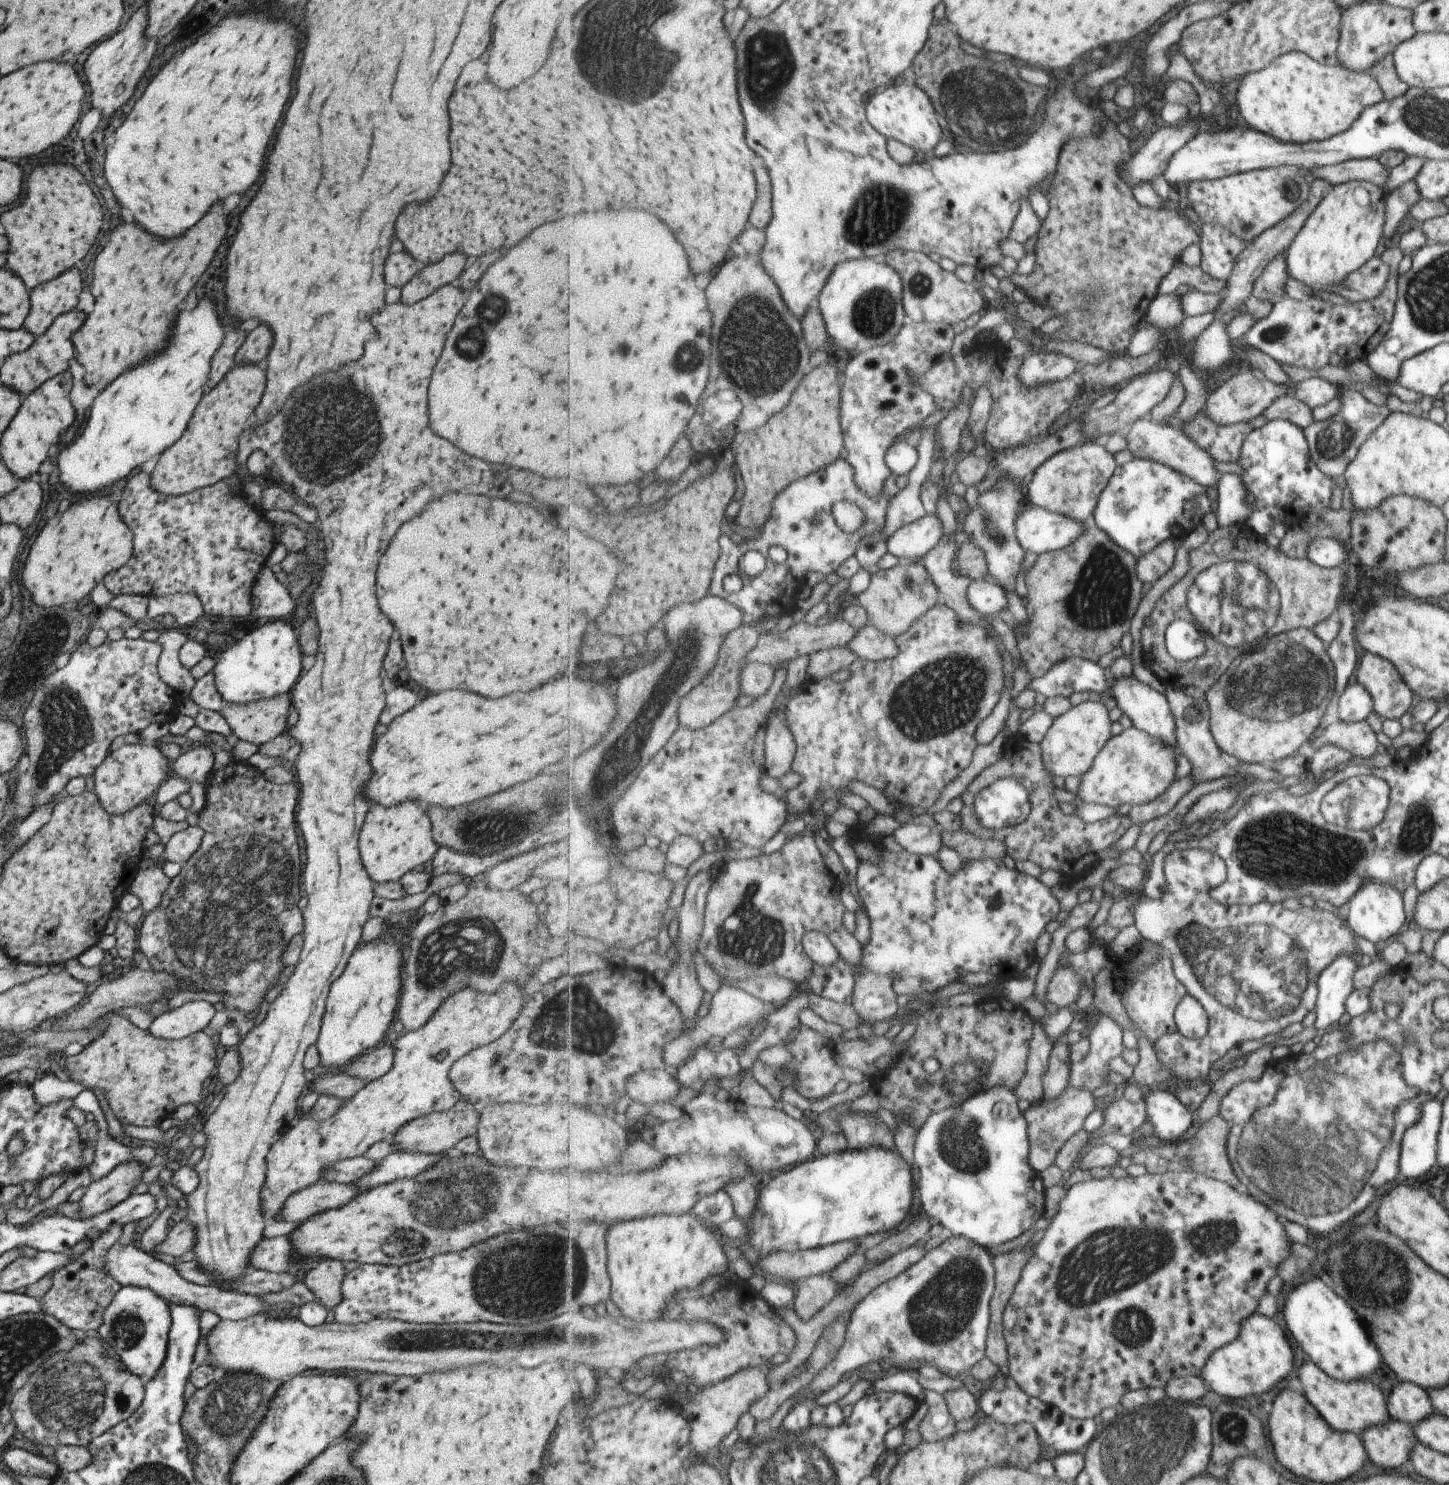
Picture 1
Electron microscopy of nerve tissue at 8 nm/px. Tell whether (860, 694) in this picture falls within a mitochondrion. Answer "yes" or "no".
no

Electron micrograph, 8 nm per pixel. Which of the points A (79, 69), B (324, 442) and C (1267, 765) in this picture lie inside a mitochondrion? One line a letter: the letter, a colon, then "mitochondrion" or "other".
A: other
B: mitochondrion
C: other

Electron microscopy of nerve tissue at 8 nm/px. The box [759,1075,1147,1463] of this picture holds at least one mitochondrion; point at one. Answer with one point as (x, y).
(944, 1305)

